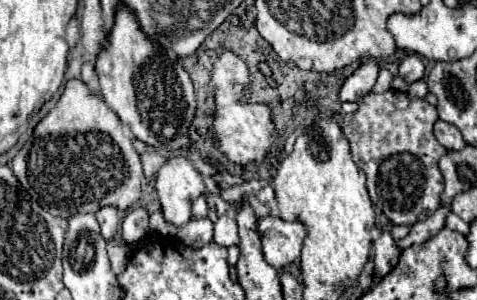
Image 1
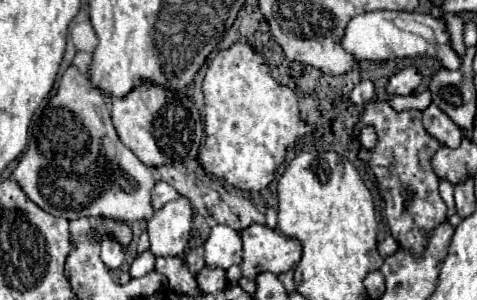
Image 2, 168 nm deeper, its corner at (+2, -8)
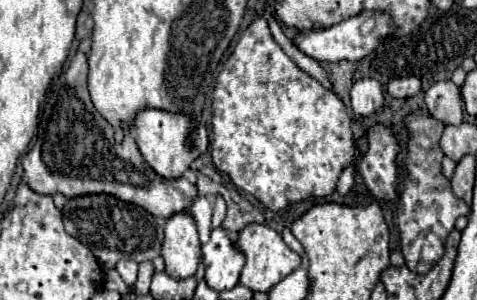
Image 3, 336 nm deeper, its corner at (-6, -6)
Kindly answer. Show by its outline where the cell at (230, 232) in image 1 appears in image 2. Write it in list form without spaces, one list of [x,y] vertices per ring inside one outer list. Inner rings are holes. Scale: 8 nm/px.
[[[224,224],[212,228],[206,242],[206,264],[224,270],[228,270],[232,264],[242,264],[240,234]]]

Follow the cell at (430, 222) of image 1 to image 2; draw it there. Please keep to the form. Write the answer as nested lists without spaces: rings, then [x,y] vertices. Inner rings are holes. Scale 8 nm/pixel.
[[[440,180],[440,196],[442,196],[442,200],[446,202],[448,216],[452,216],[452,214],[456,212],[456,208],[454,208],[454,198],[452,198],[452,190],[454,190],[454,186],[452,186],[450,182],[446,182],[446,180]]]

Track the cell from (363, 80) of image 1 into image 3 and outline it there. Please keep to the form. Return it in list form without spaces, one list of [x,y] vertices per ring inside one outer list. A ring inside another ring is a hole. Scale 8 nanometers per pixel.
[[[358,80],[350,90],[350,102],[356,116],[370,116],[384,104],[384,90],[378,80]]]

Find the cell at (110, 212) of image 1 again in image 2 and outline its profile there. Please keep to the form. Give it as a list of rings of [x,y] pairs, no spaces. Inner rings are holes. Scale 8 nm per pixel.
[[[102,236],[102,262],[110,270],[118,270],[124,260],[124,250],[118,240],[112,240],[112,236]]]

